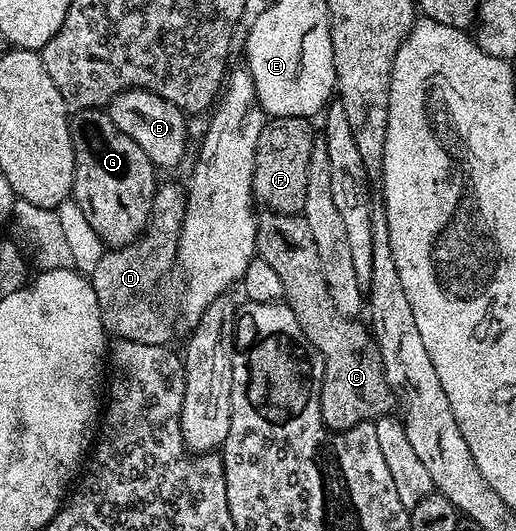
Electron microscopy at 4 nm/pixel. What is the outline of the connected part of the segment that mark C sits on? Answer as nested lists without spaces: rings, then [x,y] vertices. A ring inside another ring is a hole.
[[[262,211],[257,214],[257,219],[257,256],[272,263],[276,275],[280,275],[285,304],[296,315],[300,331],[308,335],[324,359],[320,391],[322,422],[331,431],[341,431],[387,416],[395,408],[396,398],[390,392],[390,384],[382,370],[378,342],[374,340],[373,332],[365,324],[361,325],[361,320],[346,317],[334,304],[322,274],[316,239],[312,237],[312,231],[308,231],[306,218]]]

